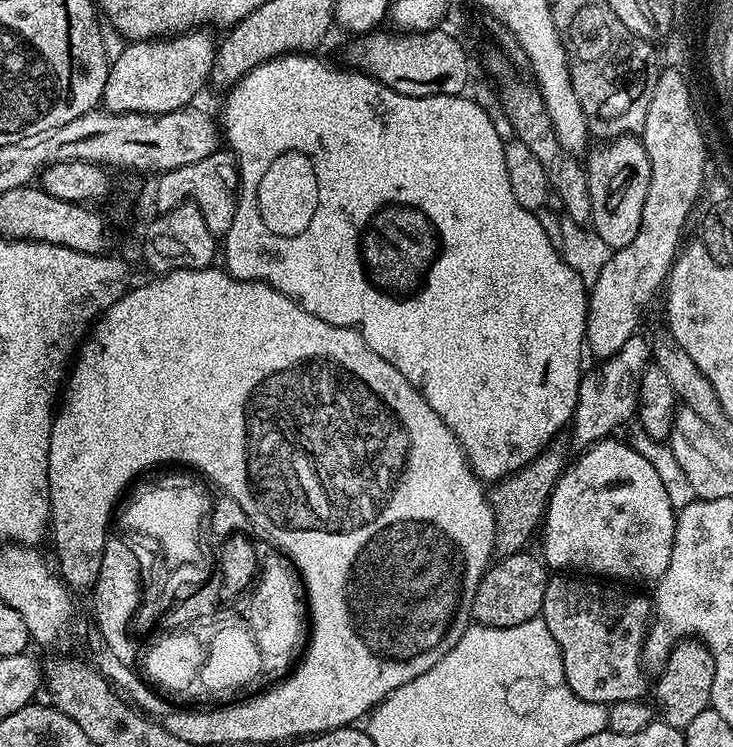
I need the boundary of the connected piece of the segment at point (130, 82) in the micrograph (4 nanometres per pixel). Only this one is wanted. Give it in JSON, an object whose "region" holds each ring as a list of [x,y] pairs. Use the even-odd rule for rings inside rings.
{"region":[[[193,30],[181,32],[171,38],[159,40],[137,40],[125,43],[122,54],[111,61],[104,87],[103,107],[109,112],[147,112],[150,116],[157,116],[163,112],[173,112],[179,108],[191,105],[192,100],[209,83],[212,67],[216,61],[218,44],[208,30]]]}

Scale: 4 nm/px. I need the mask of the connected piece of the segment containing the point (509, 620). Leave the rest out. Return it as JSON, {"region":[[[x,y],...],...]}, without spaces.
{"region":[[[530,552],[513,553],[502,560],[497,559],[480,579],[472,607],[475,623],[485,625],[487,628],[505,628],[518,626],[522,622],[539,617],[550,579],[547,567],[537,555],[534,557]]]}

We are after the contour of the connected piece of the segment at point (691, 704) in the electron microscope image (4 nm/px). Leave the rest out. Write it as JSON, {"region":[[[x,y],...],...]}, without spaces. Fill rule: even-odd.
{"region":[[[685,638],[679,640],[670,650],[670,654],[664,663],[663,672],[659,673],[657,682],[654,684],[654,692],[656,688],[656,704],[658,716],[663,723],[674,726],[683,730],[697,714],[702,714],[702,710],[706,710],[711,705],[711,686],[714,685],[714,658],[710,654],[710,650],[699,638]]]}

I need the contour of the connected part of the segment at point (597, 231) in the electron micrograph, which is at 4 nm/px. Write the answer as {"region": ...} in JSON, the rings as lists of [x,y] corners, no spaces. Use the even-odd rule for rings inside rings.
{"region":[[[635,135],[618,136],[591,149],[586,156],[588,170],[588,197],[592,207],[590,228],[602,243],[610,250],[630,246],[638,226],[642,226],[642,206],[646,203],[646,190],[650,190],[650,158],[644,149],[643,139]]]}

